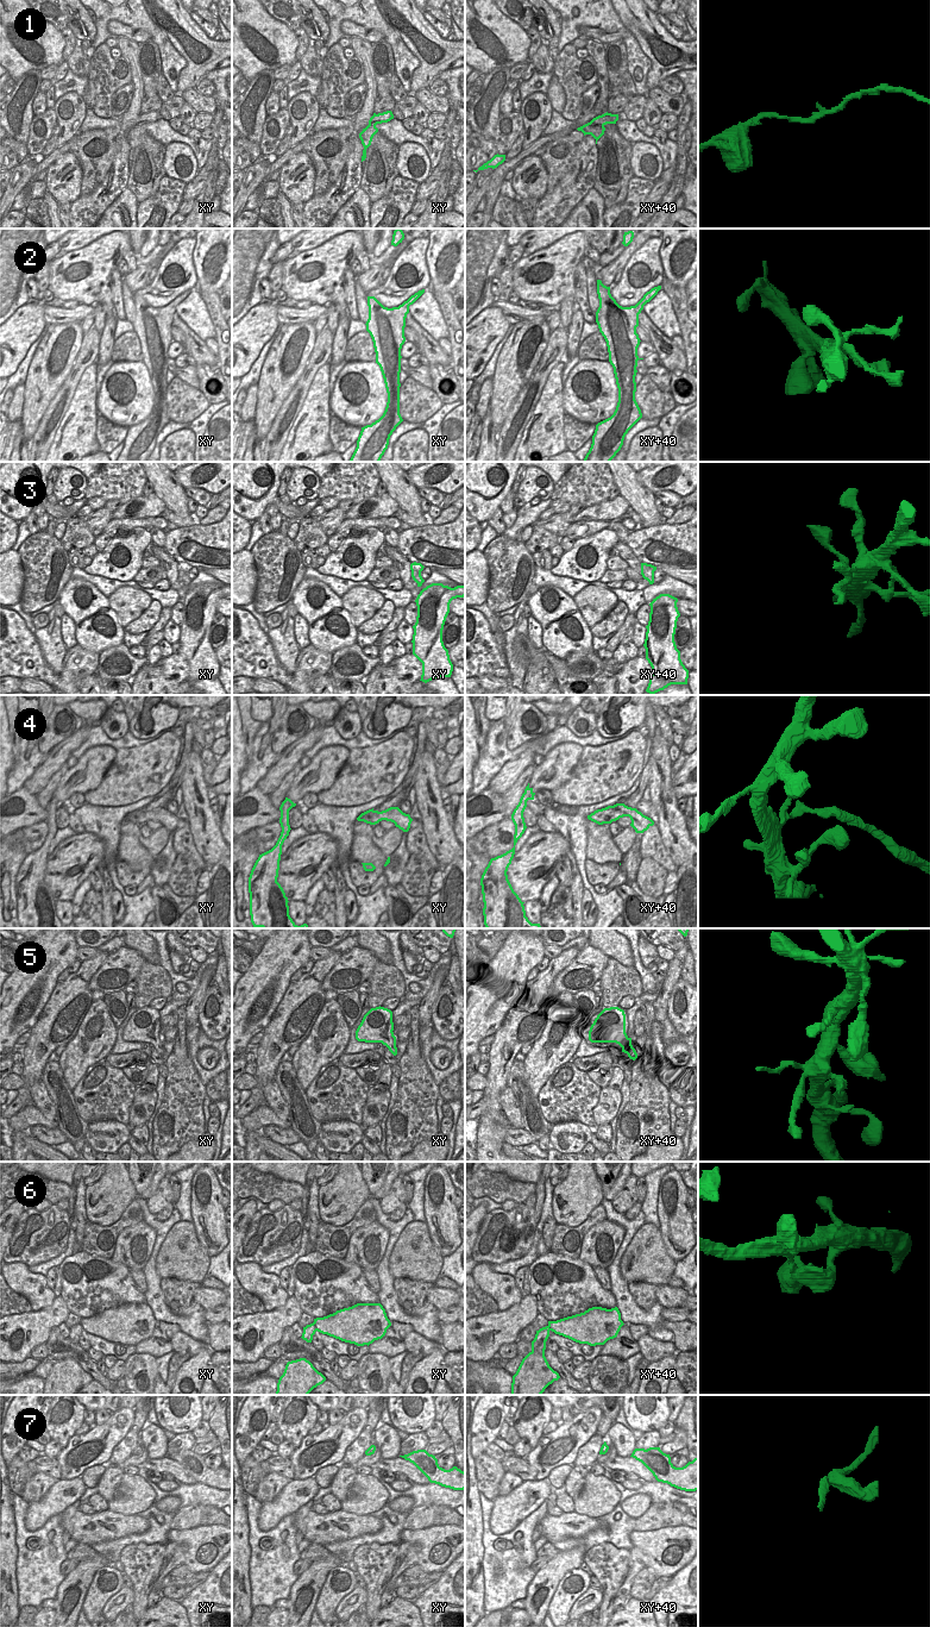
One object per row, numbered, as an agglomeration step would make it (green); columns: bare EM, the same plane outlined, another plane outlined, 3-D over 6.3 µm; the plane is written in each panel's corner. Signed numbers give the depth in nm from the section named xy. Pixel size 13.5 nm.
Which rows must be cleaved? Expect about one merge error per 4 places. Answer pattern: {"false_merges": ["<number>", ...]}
{"false_merges": ["4"]}

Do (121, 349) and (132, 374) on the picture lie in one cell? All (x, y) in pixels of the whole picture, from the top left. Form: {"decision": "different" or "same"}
{"decision": "different"}

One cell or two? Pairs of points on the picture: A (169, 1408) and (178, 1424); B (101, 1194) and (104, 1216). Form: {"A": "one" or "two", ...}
{"A": "one", "B": "one"}

